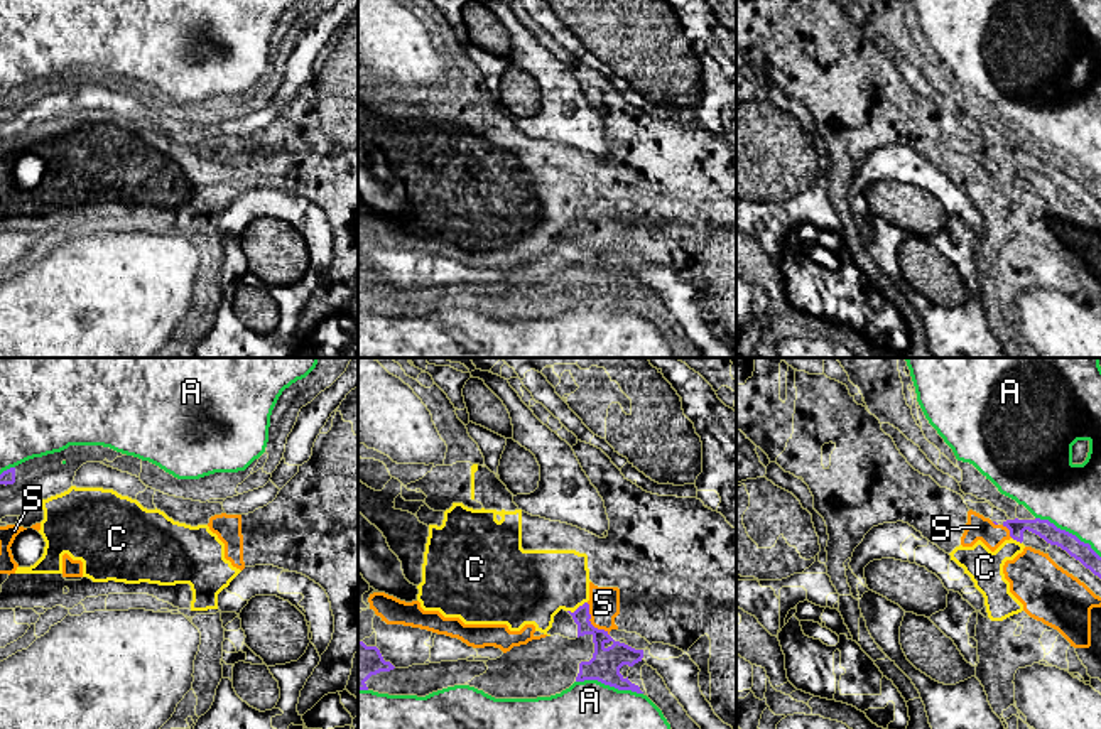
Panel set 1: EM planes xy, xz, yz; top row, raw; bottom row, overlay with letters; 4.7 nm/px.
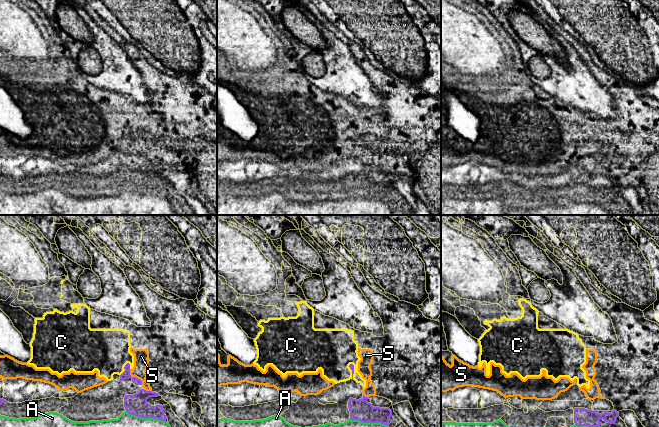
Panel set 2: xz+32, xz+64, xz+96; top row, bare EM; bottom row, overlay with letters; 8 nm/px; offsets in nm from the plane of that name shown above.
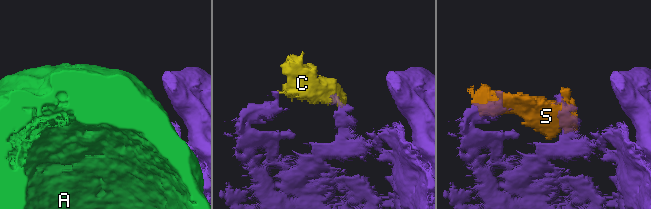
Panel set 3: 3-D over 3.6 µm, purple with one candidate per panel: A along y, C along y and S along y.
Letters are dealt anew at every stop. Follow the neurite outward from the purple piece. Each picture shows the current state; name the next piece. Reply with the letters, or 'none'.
none

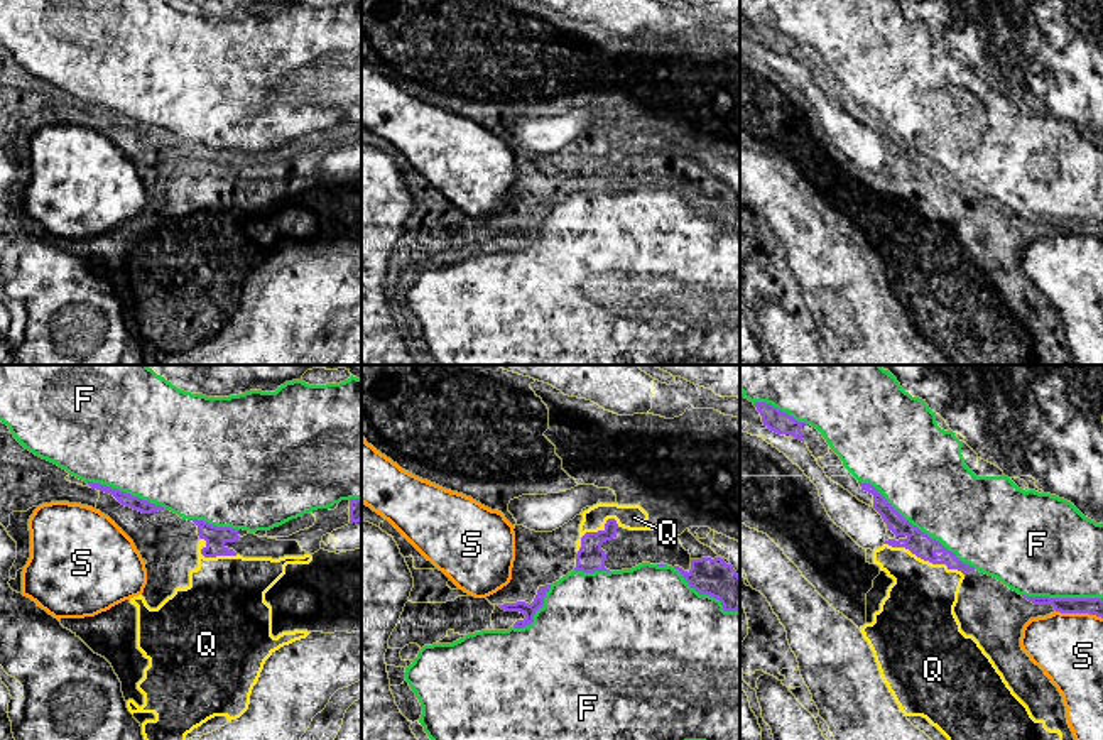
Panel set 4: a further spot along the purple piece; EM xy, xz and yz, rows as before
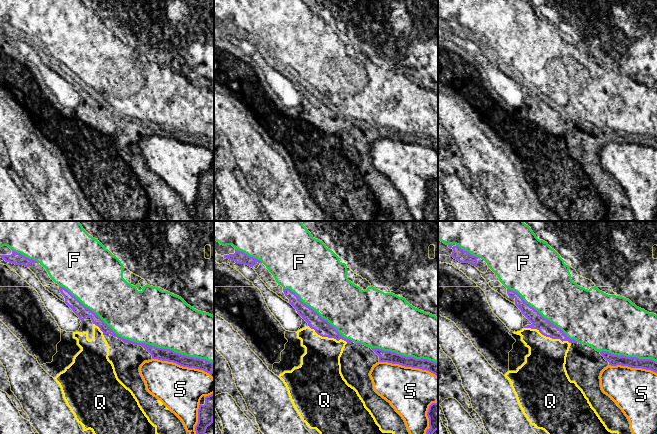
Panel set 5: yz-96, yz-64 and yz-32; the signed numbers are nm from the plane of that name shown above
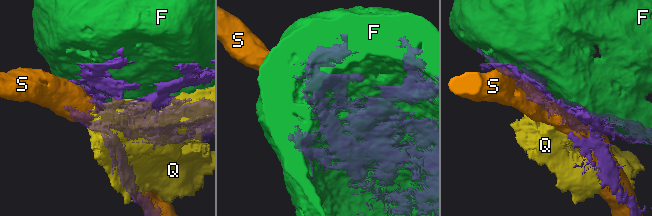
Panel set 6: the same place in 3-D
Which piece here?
none

